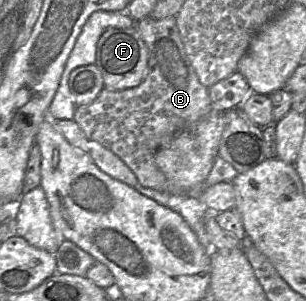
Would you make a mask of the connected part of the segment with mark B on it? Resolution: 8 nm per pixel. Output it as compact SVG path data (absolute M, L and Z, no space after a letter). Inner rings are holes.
M149 16L136 22L136 27L148 49L148 63L143 81L137 87L125 90L109 90L104 87L93 103L88 106L76 106L73 120L88 138L99 142L124 161L143 187L177 195L187 194L189 192L168 181L157 167L155 155L178 132L196 123L211 111L214 106L209 97L209 89L199 81L187 57L177 29L176 16L159 20Z

